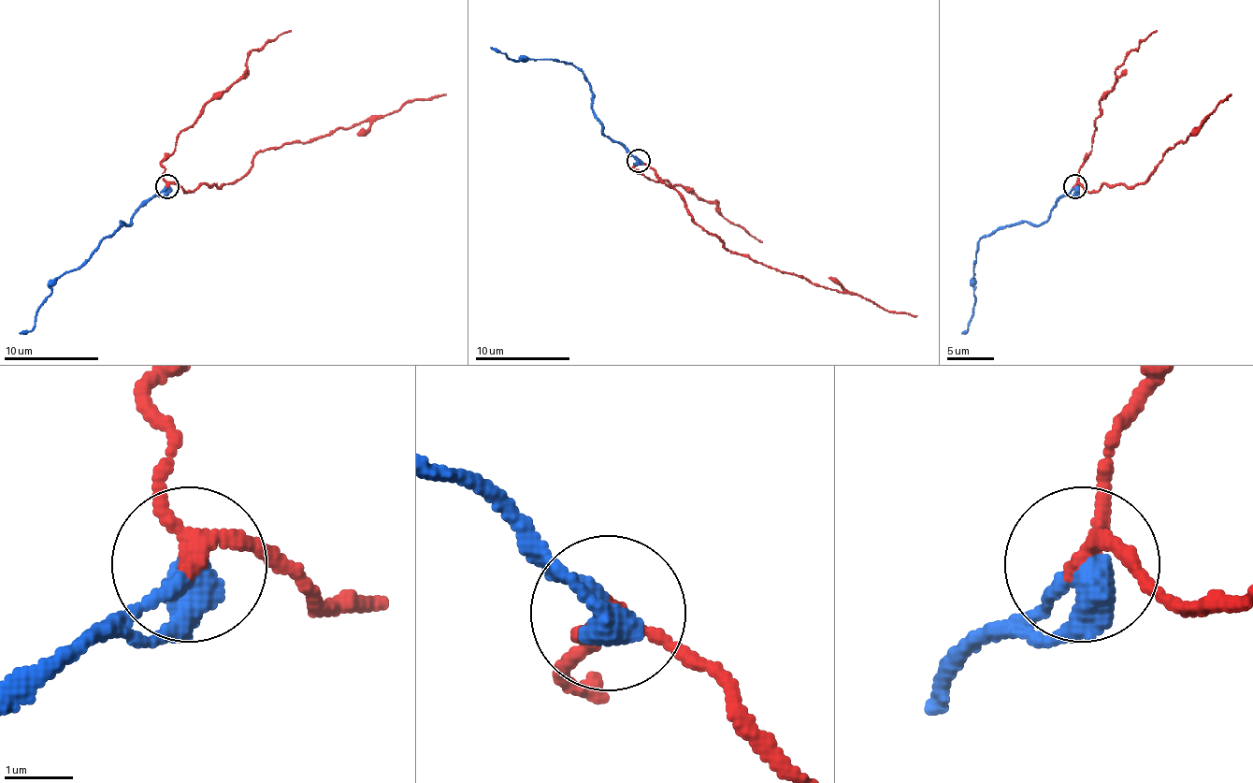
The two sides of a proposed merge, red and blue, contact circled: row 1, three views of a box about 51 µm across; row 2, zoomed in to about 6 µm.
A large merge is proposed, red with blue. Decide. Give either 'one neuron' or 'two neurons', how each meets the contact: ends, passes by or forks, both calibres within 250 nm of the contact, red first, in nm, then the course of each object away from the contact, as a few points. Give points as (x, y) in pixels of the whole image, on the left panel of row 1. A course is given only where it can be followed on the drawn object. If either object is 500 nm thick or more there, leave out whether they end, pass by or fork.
one neuron; calibres 200 and 550 nm; course red (167, 187), (194, 192), (203, 184), (234, 184), (260, 152), (325, 137), (382, 118), (413, 99), (446, 94); course blue (167, 187), (144, 203), (130, 224), (121, 222), (87, 260), (56, 282), (42, 305), (36, 326), (19, 333)

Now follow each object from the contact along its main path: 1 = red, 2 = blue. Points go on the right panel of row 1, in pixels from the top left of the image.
1: (1074, 187), (1082, 184), (1096, 192), (1102, 184), (1129, 187), (1143, 184), (1167, 152), (1188, 137), (1231, 94)
2: (1074, 187), (1039, 224), (1023, 222), (997, 227), (978, 243), (973, 282), (975, 305), (968, 326), (961, 333)

